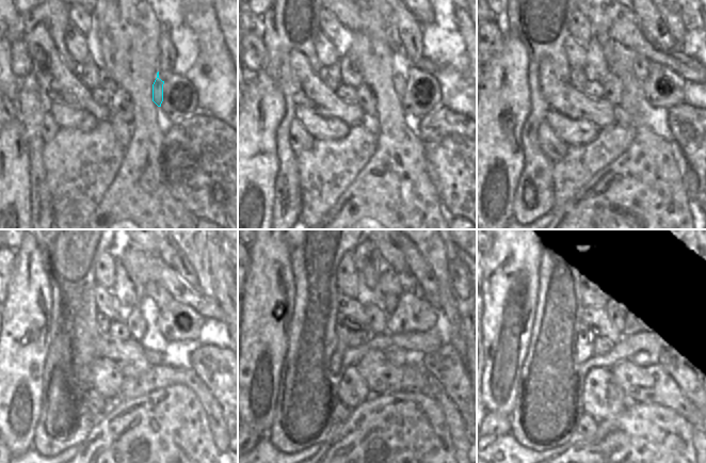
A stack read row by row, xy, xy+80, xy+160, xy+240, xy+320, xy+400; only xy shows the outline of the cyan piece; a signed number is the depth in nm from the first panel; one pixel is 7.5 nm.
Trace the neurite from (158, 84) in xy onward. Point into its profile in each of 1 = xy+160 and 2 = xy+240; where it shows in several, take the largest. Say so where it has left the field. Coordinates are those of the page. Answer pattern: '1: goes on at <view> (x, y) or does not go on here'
1: goes on at xy+160 (641, 65)
2: goes on at xy+240 (154, 290)

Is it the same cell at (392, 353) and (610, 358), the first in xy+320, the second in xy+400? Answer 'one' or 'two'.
two

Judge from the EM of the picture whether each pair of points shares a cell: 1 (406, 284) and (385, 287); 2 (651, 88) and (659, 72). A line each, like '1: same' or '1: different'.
1: same
2: same

